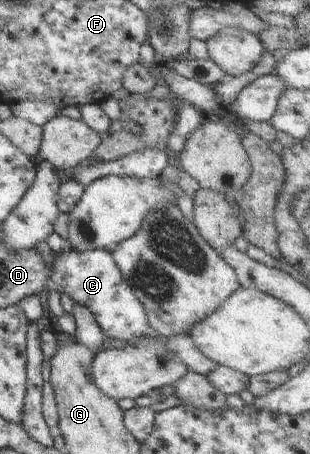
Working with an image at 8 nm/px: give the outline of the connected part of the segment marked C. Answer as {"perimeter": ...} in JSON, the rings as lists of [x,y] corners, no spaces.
{"perimeter":[[[69,247],[57,254],[52,265],[50,279],[52,286],[59,289],[60,293],[66,293],[74,302],[86,307],[110,339],[132,341],[134,337],[140,337],[140,335],[157,333],[148,325],[144,307],[134,297],[132,289],[126,285],[126,281],[122,279],[120,269],[116,267],[110,251],[76,252]]]}

